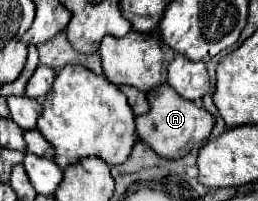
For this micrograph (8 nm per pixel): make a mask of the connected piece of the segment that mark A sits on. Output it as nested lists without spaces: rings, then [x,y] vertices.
[[[166,83],[148,91],[146,99],[150,103],[150,111],[136,119],[136,131],[138,131],[138,137],[144,143],[148,143],[160,157],[168,157],[168,159],[184,157],[196,143],[202,143],[208,139],[216,123],[216,119],[204,107],[180,97]]]

